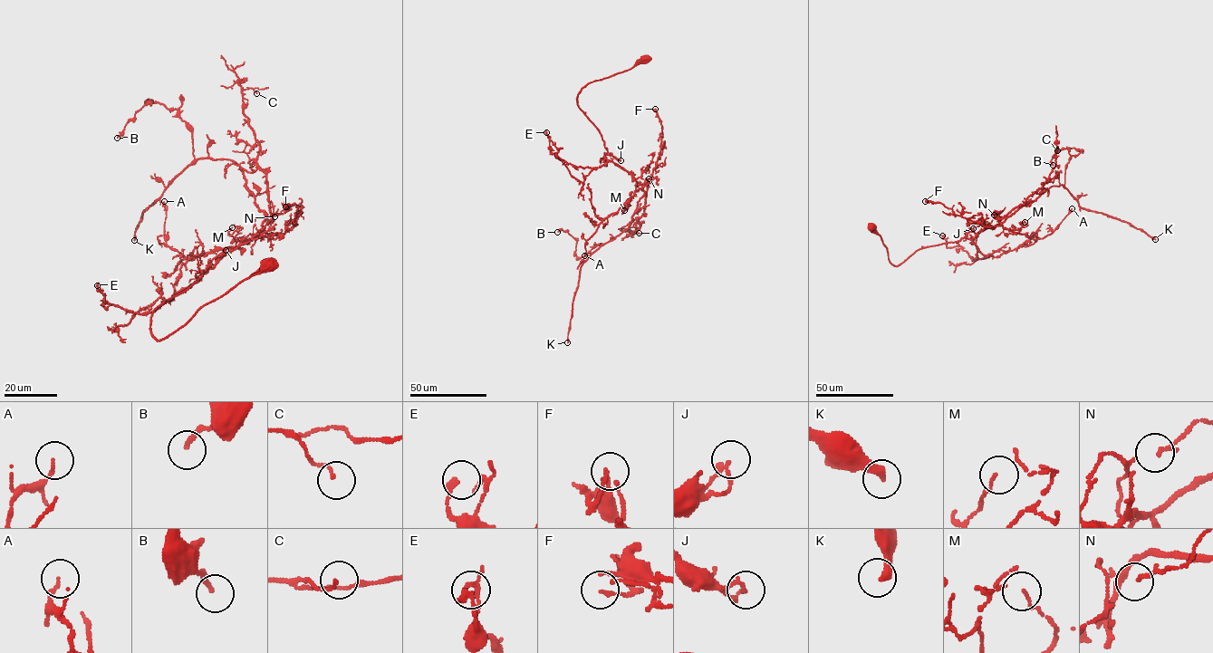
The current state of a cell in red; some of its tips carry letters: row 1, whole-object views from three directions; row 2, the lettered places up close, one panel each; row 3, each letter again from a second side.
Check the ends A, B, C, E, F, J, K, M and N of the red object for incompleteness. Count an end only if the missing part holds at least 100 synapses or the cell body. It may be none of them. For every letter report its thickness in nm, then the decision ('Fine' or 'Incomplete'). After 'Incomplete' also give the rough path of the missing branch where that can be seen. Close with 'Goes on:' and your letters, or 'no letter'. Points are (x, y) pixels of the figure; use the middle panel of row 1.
A: Thickness 120 nm. Fine
B: Thickness 180 nm. Fine
C: Thickness 100 nm. Fine
E: Thickness 220 nm. Fine
F: Thickness 120 nm. Fine
J: Thickness 150 nm. Fine
K: Thickness 320 nm. Incomplete
M: Thickness 60 nm. Fine
N: Thickness 140 nm. Fine
Goes on: K

